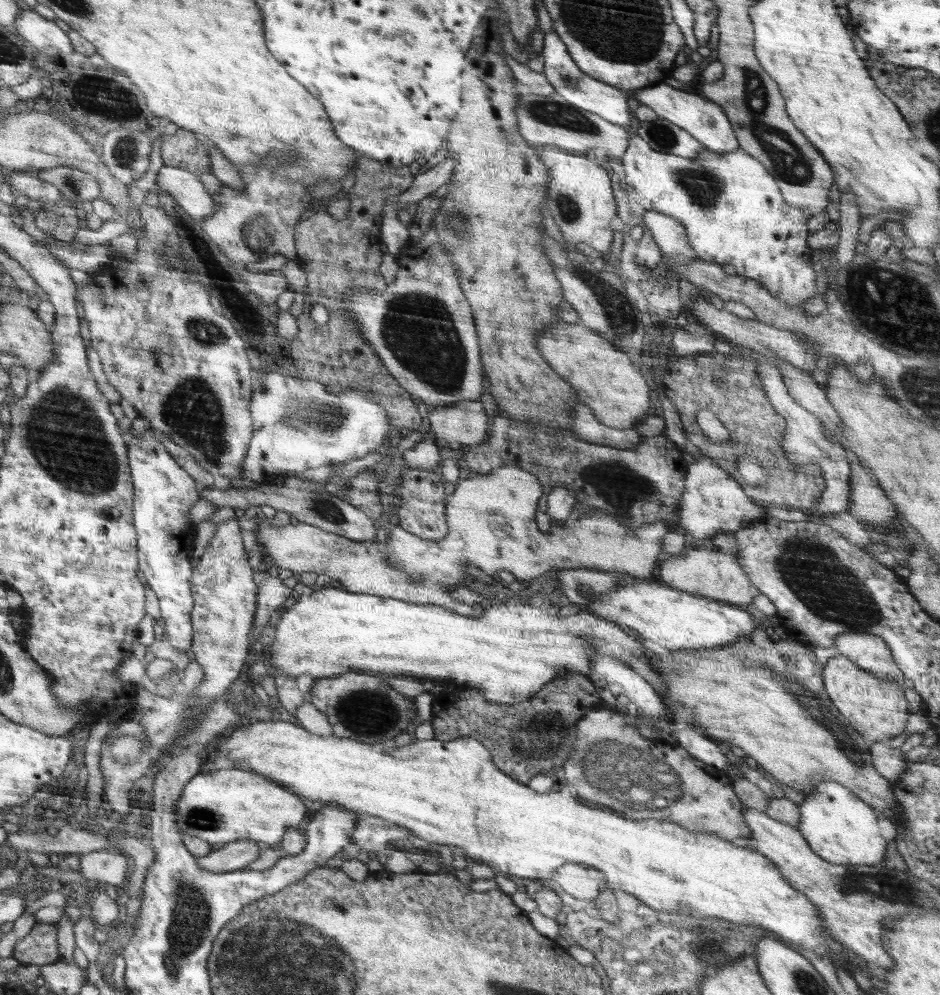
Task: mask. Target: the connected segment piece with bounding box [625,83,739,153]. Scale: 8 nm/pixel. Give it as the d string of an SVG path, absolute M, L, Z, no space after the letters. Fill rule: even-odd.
M661 83L660 86L638 89L631 93L625 92L625 94L630 98L634 96L639 104L649 106L659 117L676 123L684 130L687 130L688 134L699 139L710 151L731 153L739 147L739 142L732 130L725 110L719 104L709 101L704 96L676 90L676 88L672 88L672 86L665 83Z

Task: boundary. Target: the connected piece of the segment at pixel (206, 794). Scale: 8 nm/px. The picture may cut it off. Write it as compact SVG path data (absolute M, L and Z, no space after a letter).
M238 768L201 772L185 786L178 802L178 830L183 835L204 839L212 844L228 845L237 840L250 840L263 844L264 847L278 844L288 829L298 829L306 816L306 806L292 792L286 792L282 785L266 779L262 775L246 772Z

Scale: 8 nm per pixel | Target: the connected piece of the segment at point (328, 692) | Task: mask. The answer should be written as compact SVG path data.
M347 672L340 678L322 678L317 679L312 684L309 694L309 702L314 705L322 714L326 715L328 722L332 725L333 734L340 738L351 738L352 740L372 743L384 742L386 736L388 740L396 738L406 730L410 720L414 718L414 700L410 702L408 697L400 694L399 691L392 688L386 681L386 676L375 676L372 674Z

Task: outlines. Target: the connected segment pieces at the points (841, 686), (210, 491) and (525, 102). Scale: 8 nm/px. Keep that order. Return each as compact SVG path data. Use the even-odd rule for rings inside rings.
M839 655L827 660L823 666L823 688L831 698L833 705L839 713L847 719L848 724L856 729L869 743L884 742L887 744L894 736L902 734L908 720L908 702L904 698L902 687L890 679L881 679L868 671L864 671L860 665L852 662L844 655Z
M300 473L288 474L286 477L271 482L270 484L259 484L252 488L218 489L215 486L202 487L201 499L210 501L217 509L222 506L236 508L242 512L251 506L261 506L267 504L275 510L287 512L290 516L297 518L300 523L306 523L327 533L344 536L356 542L372 541L376 538L376 527L374 520L359 507L352 506L349 502L344 502L335 494L326 492L324 486L315 486L314 482L309 482L301 478Z
M522 94L515 108L515 115L518 118L519 133L531 147L537 149L547 144L553 144L562 150L575 153L586 153L587 150L601 148L607 156L621 160L632 134L630 128L612 124L589 110L569 104L558 95Z

